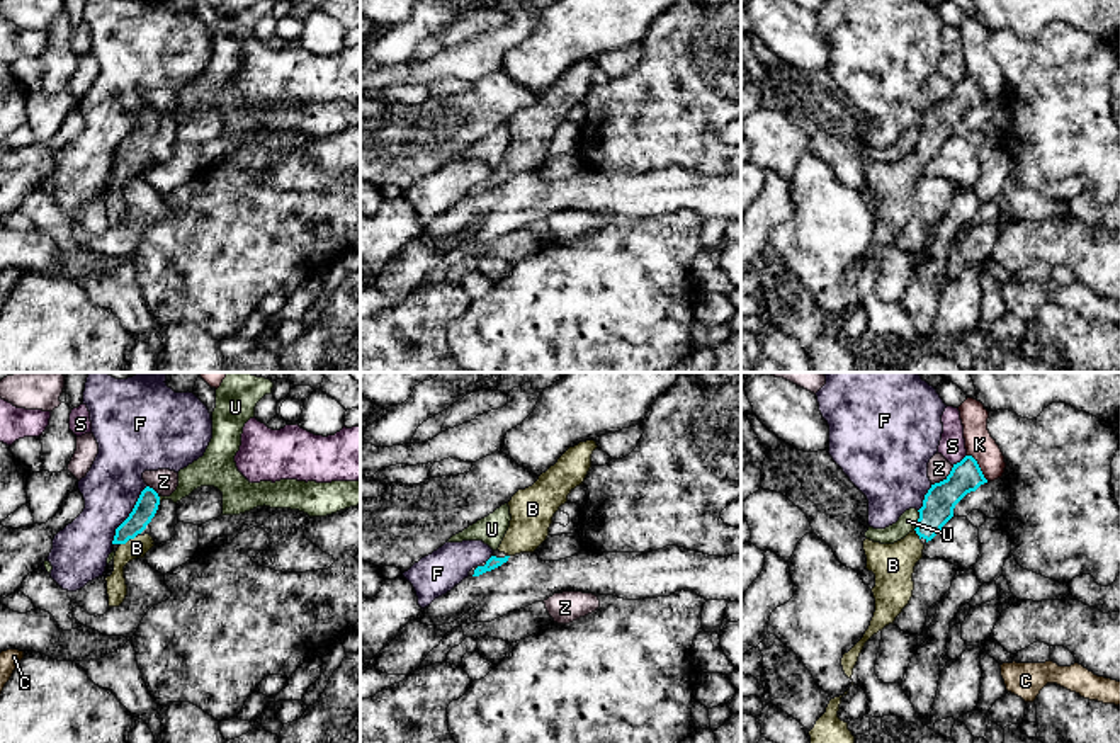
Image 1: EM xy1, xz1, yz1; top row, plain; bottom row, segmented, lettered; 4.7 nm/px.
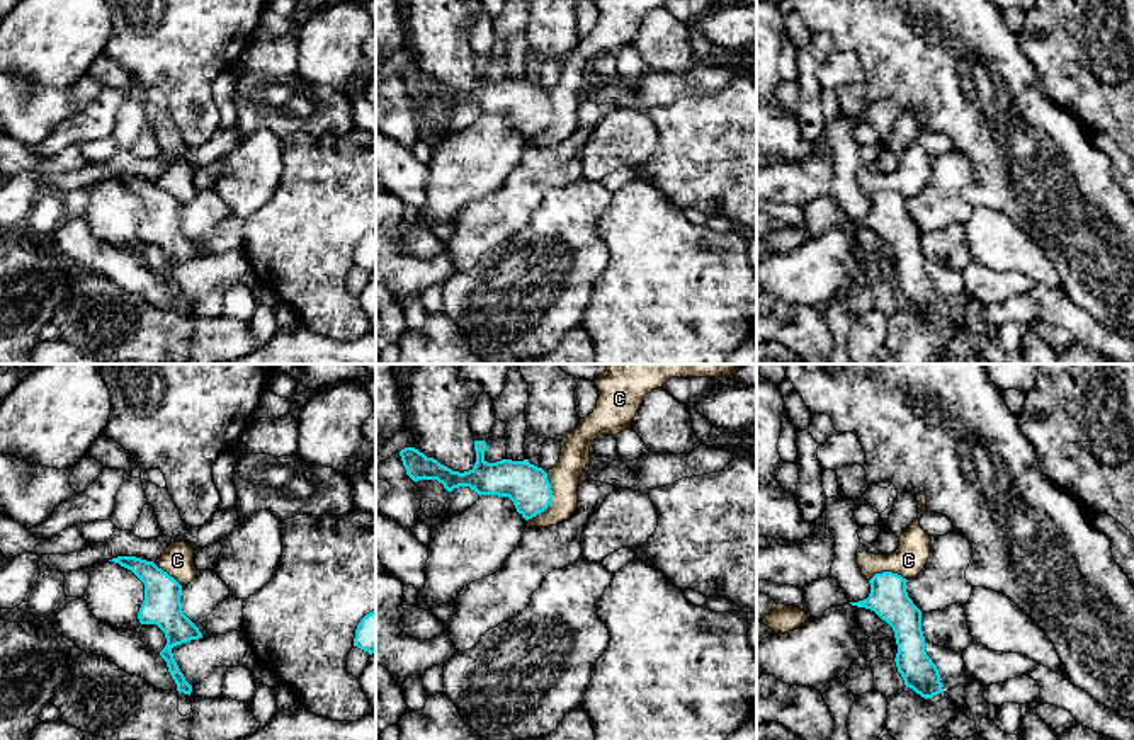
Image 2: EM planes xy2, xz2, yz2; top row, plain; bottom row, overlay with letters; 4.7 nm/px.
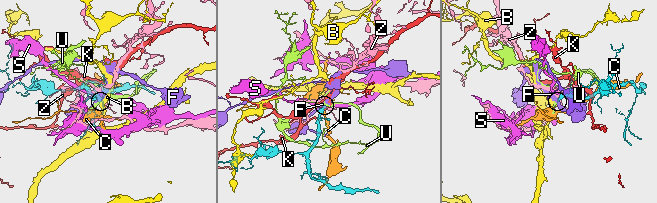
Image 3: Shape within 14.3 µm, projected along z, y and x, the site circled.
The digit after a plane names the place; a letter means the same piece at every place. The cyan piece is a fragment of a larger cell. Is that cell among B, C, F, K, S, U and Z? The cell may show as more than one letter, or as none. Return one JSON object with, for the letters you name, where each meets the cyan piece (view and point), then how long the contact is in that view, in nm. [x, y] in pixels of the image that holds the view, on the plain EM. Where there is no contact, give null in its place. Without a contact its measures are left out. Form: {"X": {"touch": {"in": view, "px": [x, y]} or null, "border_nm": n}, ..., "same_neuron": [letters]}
{"B": {"touch": {"in": "yz1", "px": [916, 152]}, "border_nm": 60}, "same_neuron": ["B"]}

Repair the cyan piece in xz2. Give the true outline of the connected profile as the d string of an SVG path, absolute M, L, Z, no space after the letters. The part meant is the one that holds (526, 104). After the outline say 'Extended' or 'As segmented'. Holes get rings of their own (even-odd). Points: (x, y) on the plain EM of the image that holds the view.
M474 60L476 82L469 90L459 92L440 83L434 77L427 77L415 66L400 70L406 94L413 99L437 99L447 111L459 105L469 105L479 116L498 114L508 116L517 131L525 138L532 138L544 131L553 119L547 92L524 80L502 78L488 82L485 78L486 61Z. As segmented

